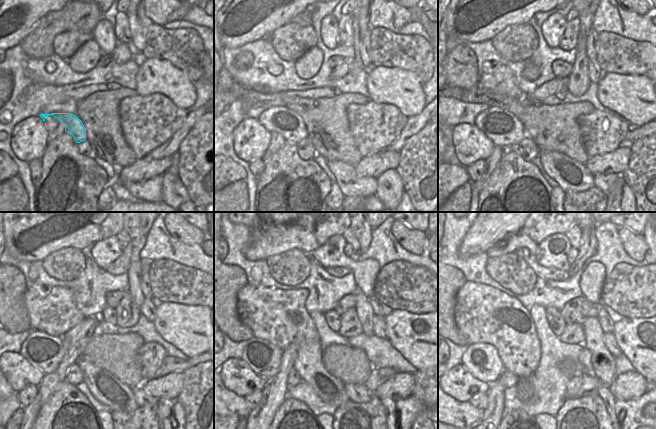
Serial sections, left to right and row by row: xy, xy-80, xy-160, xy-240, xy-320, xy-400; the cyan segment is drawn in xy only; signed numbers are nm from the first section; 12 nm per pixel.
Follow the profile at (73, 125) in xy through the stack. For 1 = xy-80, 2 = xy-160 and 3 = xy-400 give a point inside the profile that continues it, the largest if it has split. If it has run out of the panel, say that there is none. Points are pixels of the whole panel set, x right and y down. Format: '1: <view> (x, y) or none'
1: xy-80 (290, 125)
2: xy-160 (504, 129)
3: xy-400 (481, 360)

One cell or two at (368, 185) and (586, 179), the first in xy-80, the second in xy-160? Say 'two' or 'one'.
one

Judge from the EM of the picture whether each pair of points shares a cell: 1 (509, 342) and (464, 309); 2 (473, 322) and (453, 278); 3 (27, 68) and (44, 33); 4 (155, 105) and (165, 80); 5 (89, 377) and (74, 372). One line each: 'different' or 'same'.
1: same
2: different
3: different
4: different
5: different

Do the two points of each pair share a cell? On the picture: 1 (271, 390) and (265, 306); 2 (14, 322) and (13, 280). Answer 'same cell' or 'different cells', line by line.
1: different cells
2: same cell

